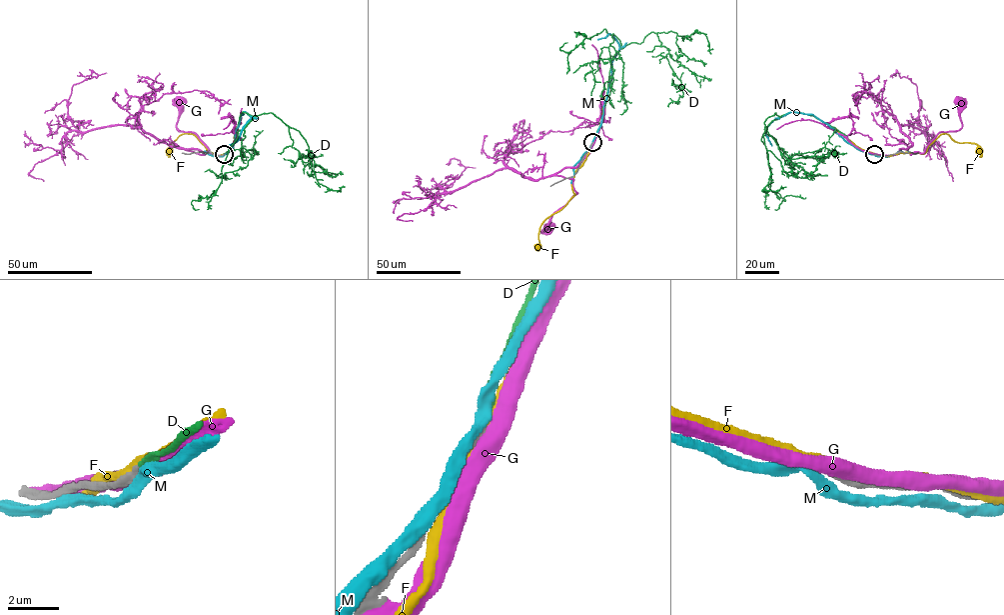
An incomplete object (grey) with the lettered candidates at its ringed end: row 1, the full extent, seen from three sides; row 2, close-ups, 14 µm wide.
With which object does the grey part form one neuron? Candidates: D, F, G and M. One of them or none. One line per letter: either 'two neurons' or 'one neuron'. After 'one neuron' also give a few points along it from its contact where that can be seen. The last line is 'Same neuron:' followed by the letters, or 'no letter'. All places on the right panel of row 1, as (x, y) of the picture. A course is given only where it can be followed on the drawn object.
D: one neuron; it runs (874, 153), (859, 150), (813, 116), (775, 113), (764, 121), (770, 172), (764, 190), (785, 187)
F: two neurons
G: two neurons
M: two neurons
Same neuron: D

